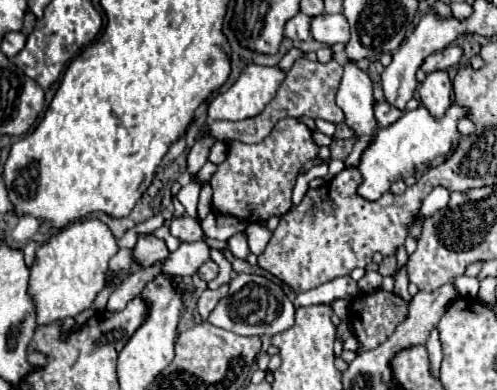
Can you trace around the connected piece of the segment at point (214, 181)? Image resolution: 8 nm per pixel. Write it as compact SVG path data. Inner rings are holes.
M279 120L273 132L259 144L231 142L227 160L219 164L209 184L213 188L213 208L221 214L235 216L245 222L267 220L269 216L283 216L291 210L291 194L299 170L309 160L317 158L319 146L311 138L311 130L295 120Z

